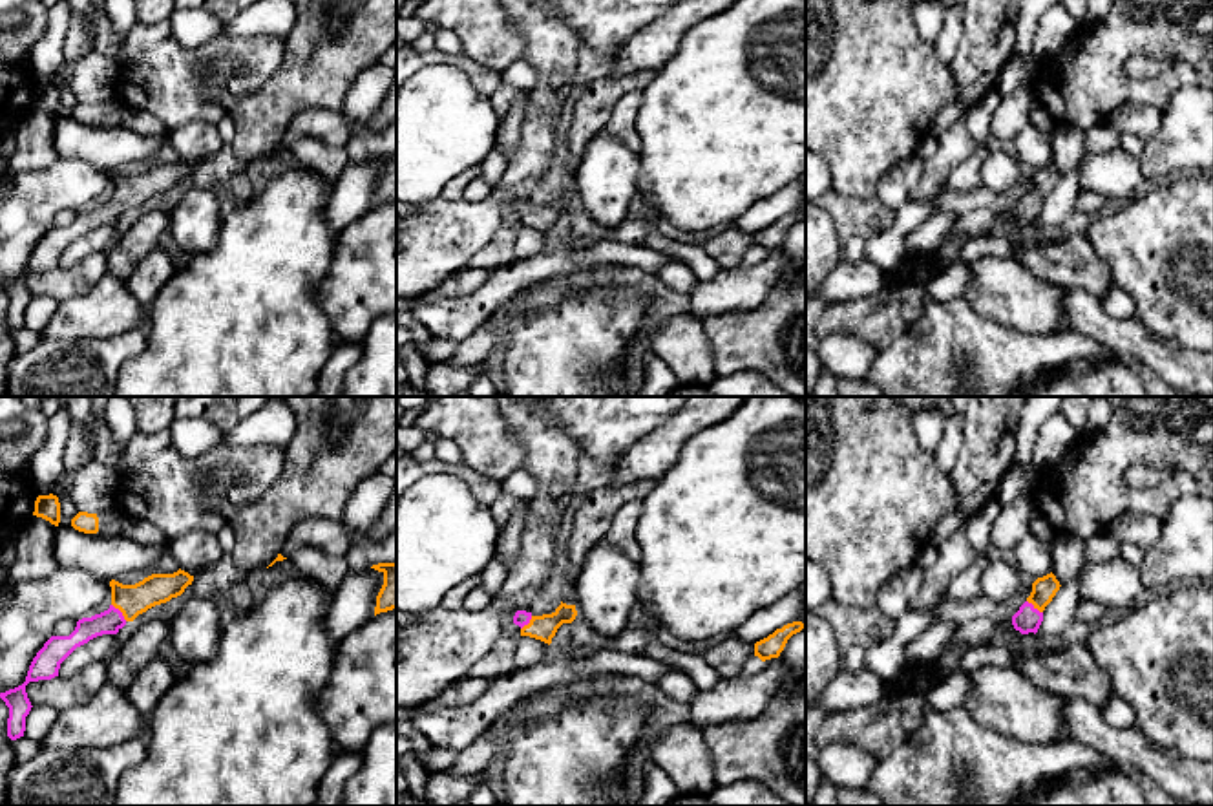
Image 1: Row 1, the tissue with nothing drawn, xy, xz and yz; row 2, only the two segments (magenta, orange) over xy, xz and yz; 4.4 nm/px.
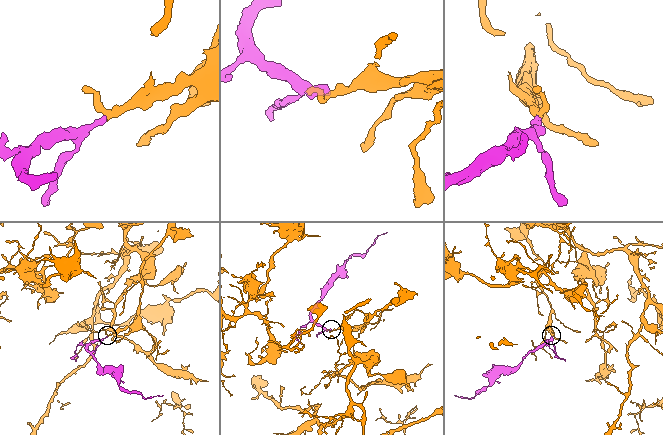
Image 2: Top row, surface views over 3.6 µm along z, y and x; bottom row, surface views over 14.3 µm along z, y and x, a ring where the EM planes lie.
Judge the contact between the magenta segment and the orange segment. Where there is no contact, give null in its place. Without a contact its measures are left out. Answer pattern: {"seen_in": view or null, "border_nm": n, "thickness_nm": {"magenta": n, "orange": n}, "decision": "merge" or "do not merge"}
{"seen_in": "xy", "border_nm": 100, "thickness_nm": {"magenta": 110, "orange": 140}, "decision": "merge"}

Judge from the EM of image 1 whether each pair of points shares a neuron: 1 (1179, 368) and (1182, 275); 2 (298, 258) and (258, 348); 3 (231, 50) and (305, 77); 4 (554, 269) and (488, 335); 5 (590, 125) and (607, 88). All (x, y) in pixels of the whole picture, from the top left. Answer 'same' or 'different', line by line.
1: different
2: same
3: different
4: different
5: same

